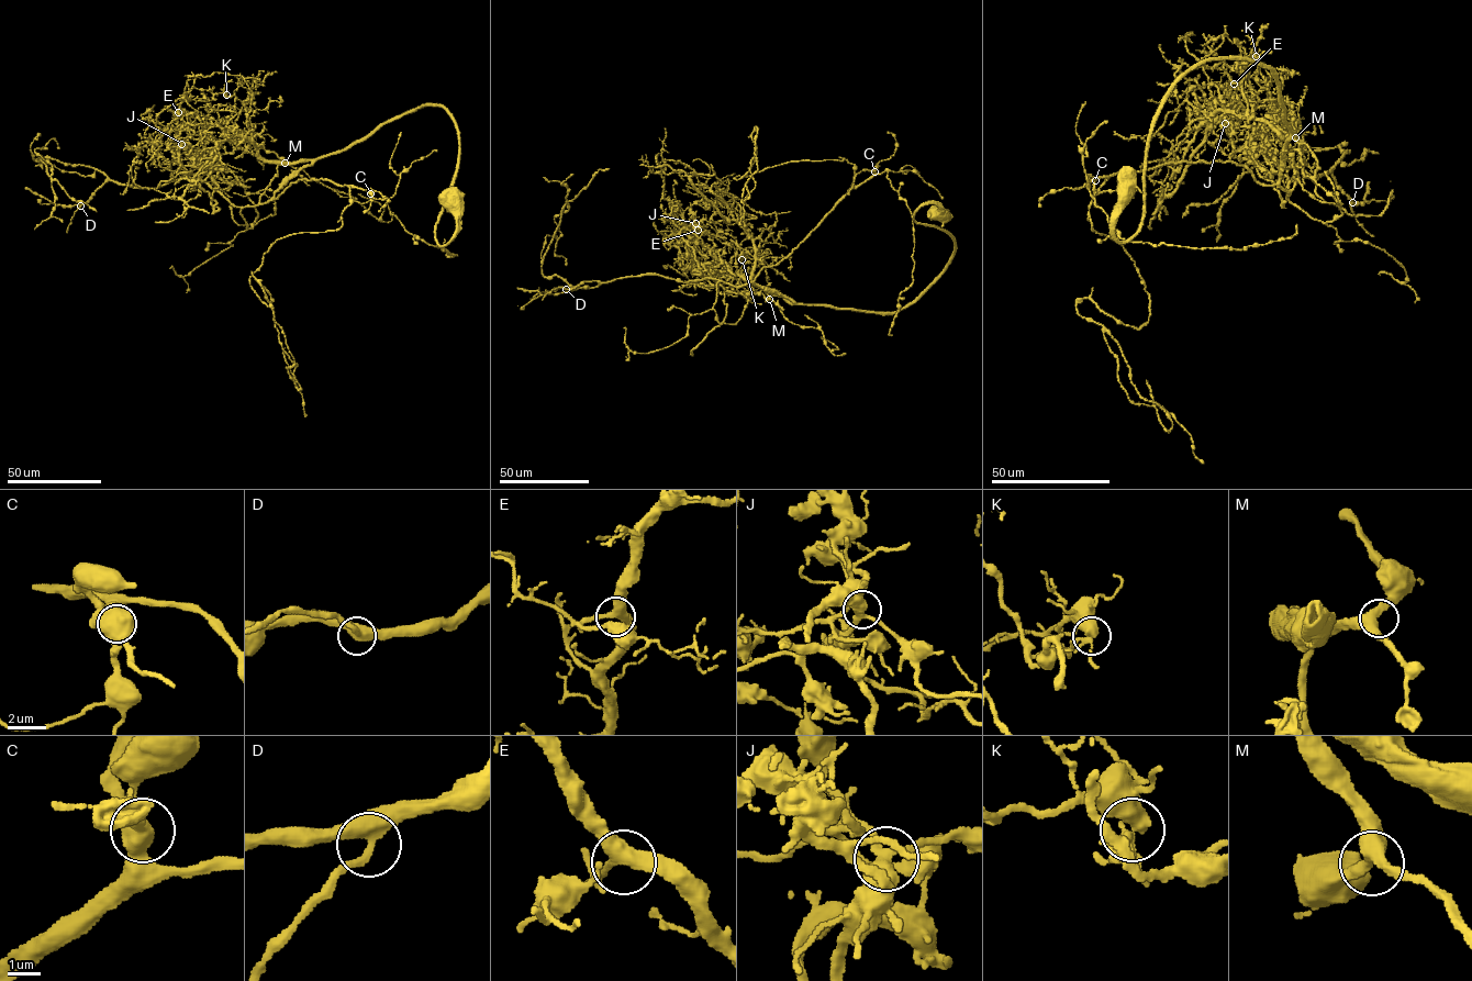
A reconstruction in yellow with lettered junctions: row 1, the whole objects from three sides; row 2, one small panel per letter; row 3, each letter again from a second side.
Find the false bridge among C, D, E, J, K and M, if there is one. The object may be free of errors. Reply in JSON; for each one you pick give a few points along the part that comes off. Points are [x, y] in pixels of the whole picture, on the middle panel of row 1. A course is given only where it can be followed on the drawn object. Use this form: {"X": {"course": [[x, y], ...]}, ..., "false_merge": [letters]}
{"K": {"course": [[742, 259], [709, 224], [689, 243], [689, 253], [720, 283], [727, 304], [723, 321], [691, 355]]}, "false_merge": ["K"]}

